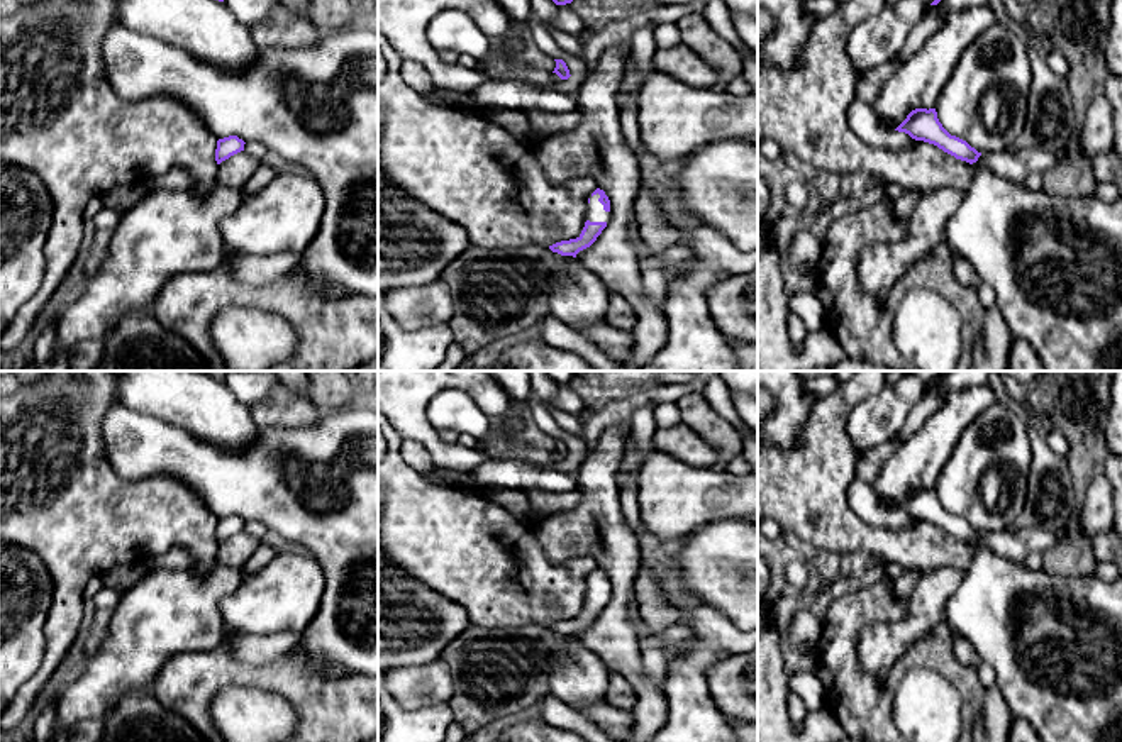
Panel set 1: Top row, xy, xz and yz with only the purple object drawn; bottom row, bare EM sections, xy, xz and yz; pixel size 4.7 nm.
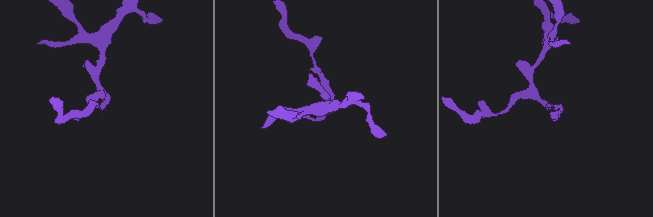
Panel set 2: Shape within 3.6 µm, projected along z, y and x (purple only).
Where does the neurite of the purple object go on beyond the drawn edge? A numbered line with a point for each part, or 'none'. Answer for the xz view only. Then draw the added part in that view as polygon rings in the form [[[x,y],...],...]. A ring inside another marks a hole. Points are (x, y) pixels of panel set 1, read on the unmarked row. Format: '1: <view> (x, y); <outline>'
1: xz (595, 592); [[[600,574],[590,576],[586,600],[590,601],[608,601],[610,591],[603,590],[603,584],[598,581]]]

